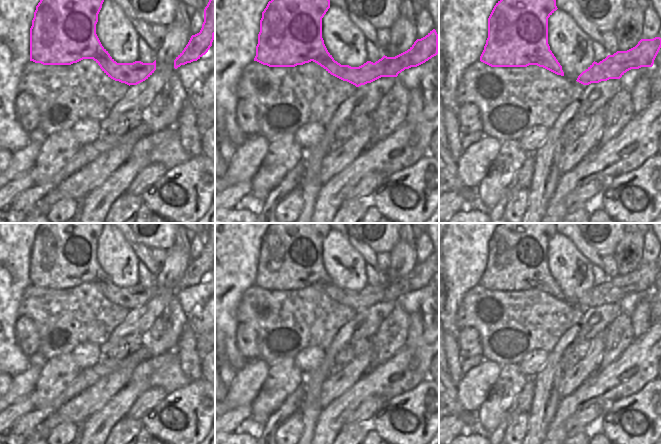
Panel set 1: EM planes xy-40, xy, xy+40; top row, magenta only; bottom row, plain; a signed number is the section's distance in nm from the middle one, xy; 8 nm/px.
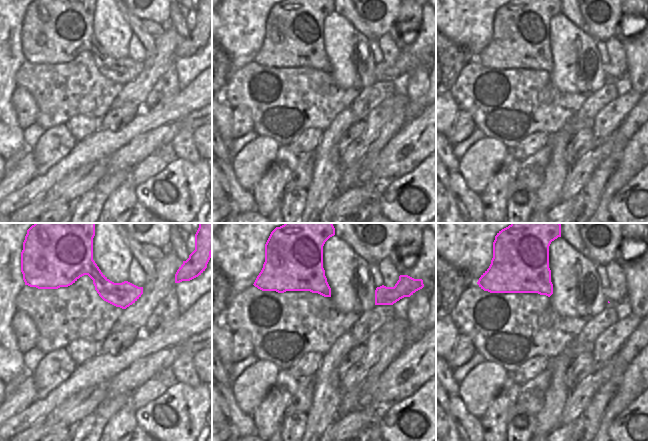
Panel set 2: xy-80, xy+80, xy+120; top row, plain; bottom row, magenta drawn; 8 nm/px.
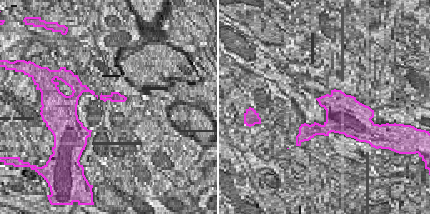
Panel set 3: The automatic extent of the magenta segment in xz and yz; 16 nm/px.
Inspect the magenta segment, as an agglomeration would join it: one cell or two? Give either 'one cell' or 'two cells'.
one cell

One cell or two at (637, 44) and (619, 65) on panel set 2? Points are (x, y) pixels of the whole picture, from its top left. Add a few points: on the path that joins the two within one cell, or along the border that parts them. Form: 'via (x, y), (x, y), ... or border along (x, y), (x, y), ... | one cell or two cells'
border along (616, 37), (624, 50), (627, 74) | two cells

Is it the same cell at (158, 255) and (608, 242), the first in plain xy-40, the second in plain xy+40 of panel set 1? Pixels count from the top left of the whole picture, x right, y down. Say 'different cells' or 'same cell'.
different cells

